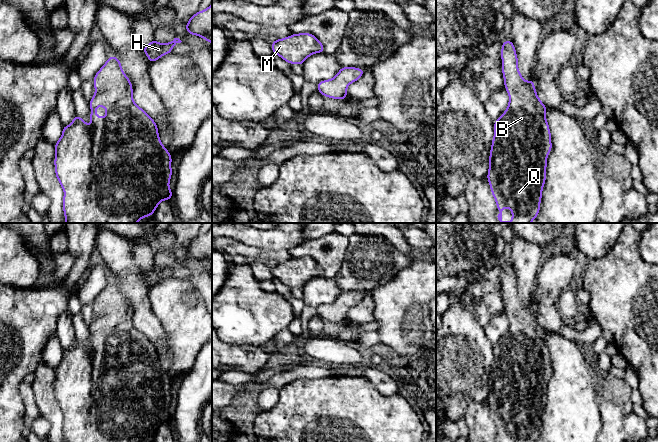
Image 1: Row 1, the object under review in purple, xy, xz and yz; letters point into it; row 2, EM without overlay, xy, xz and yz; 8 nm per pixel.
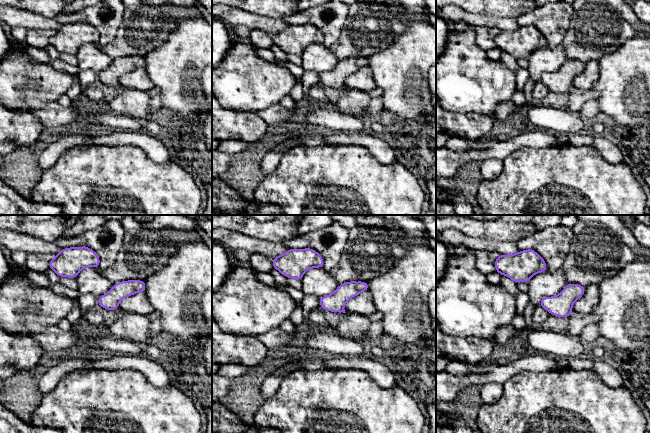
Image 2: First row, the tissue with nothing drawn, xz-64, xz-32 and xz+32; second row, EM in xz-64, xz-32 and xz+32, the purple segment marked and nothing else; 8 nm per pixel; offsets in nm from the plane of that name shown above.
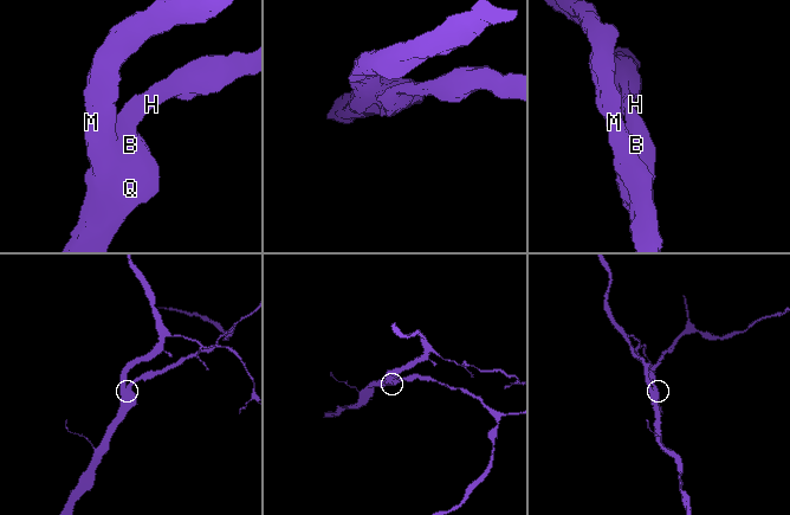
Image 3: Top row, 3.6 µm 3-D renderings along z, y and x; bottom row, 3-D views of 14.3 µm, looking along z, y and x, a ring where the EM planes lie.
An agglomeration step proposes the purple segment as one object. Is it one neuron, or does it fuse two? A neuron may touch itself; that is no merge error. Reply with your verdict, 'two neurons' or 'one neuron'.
one neuron

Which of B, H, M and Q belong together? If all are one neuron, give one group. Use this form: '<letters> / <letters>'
B H M Q

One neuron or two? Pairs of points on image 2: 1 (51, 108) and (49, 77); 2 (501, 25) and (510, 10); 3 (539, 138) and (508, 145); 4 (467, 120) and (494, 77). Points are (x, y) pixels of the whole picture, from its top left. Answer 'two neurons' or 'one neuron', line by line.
1: two neurons
2: two neurons
3: one neuron
4: two neurons

